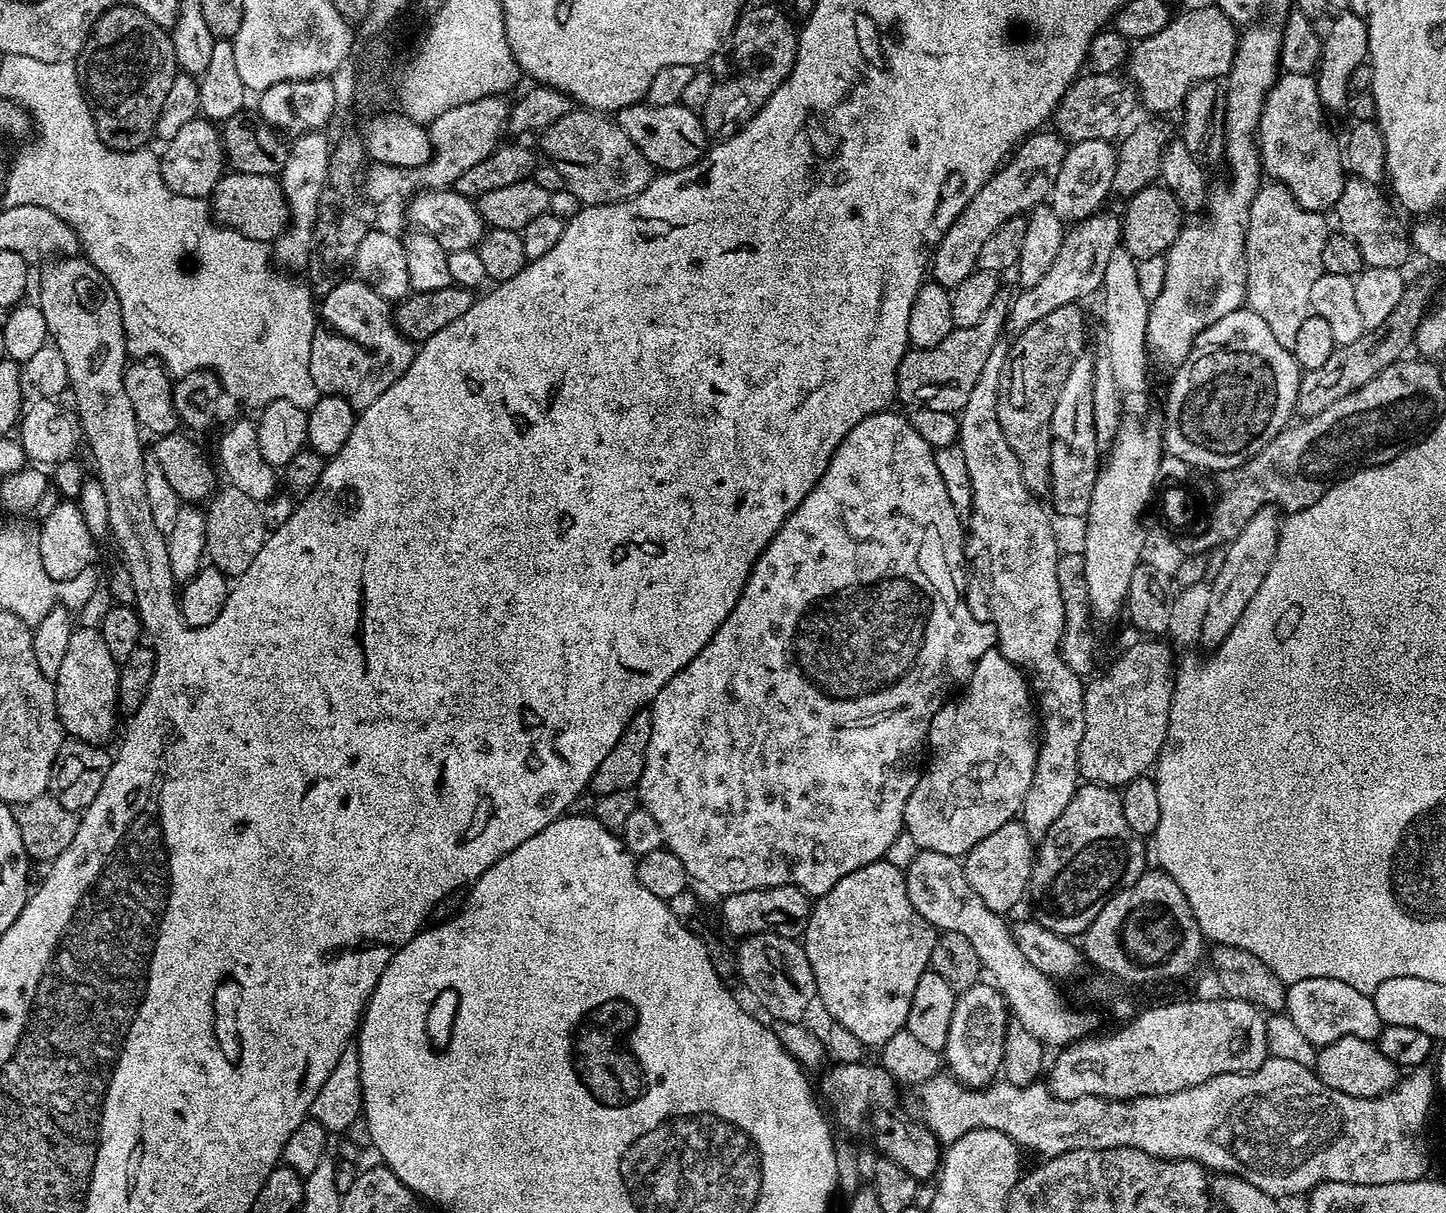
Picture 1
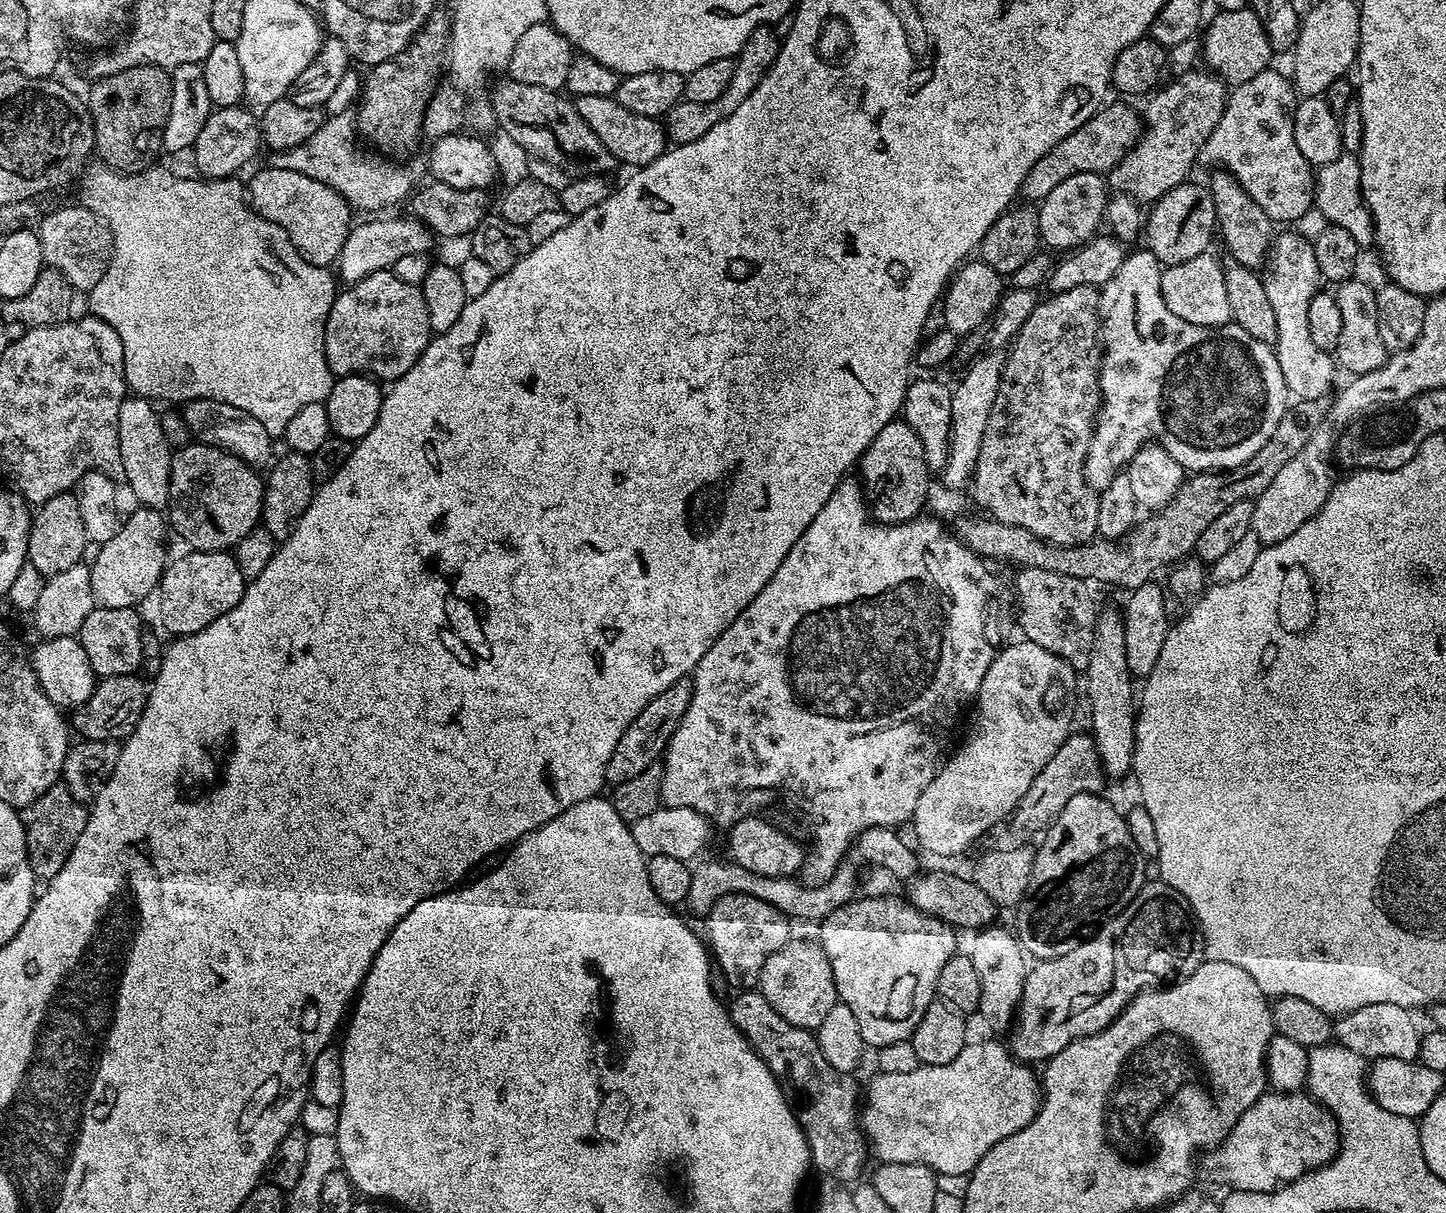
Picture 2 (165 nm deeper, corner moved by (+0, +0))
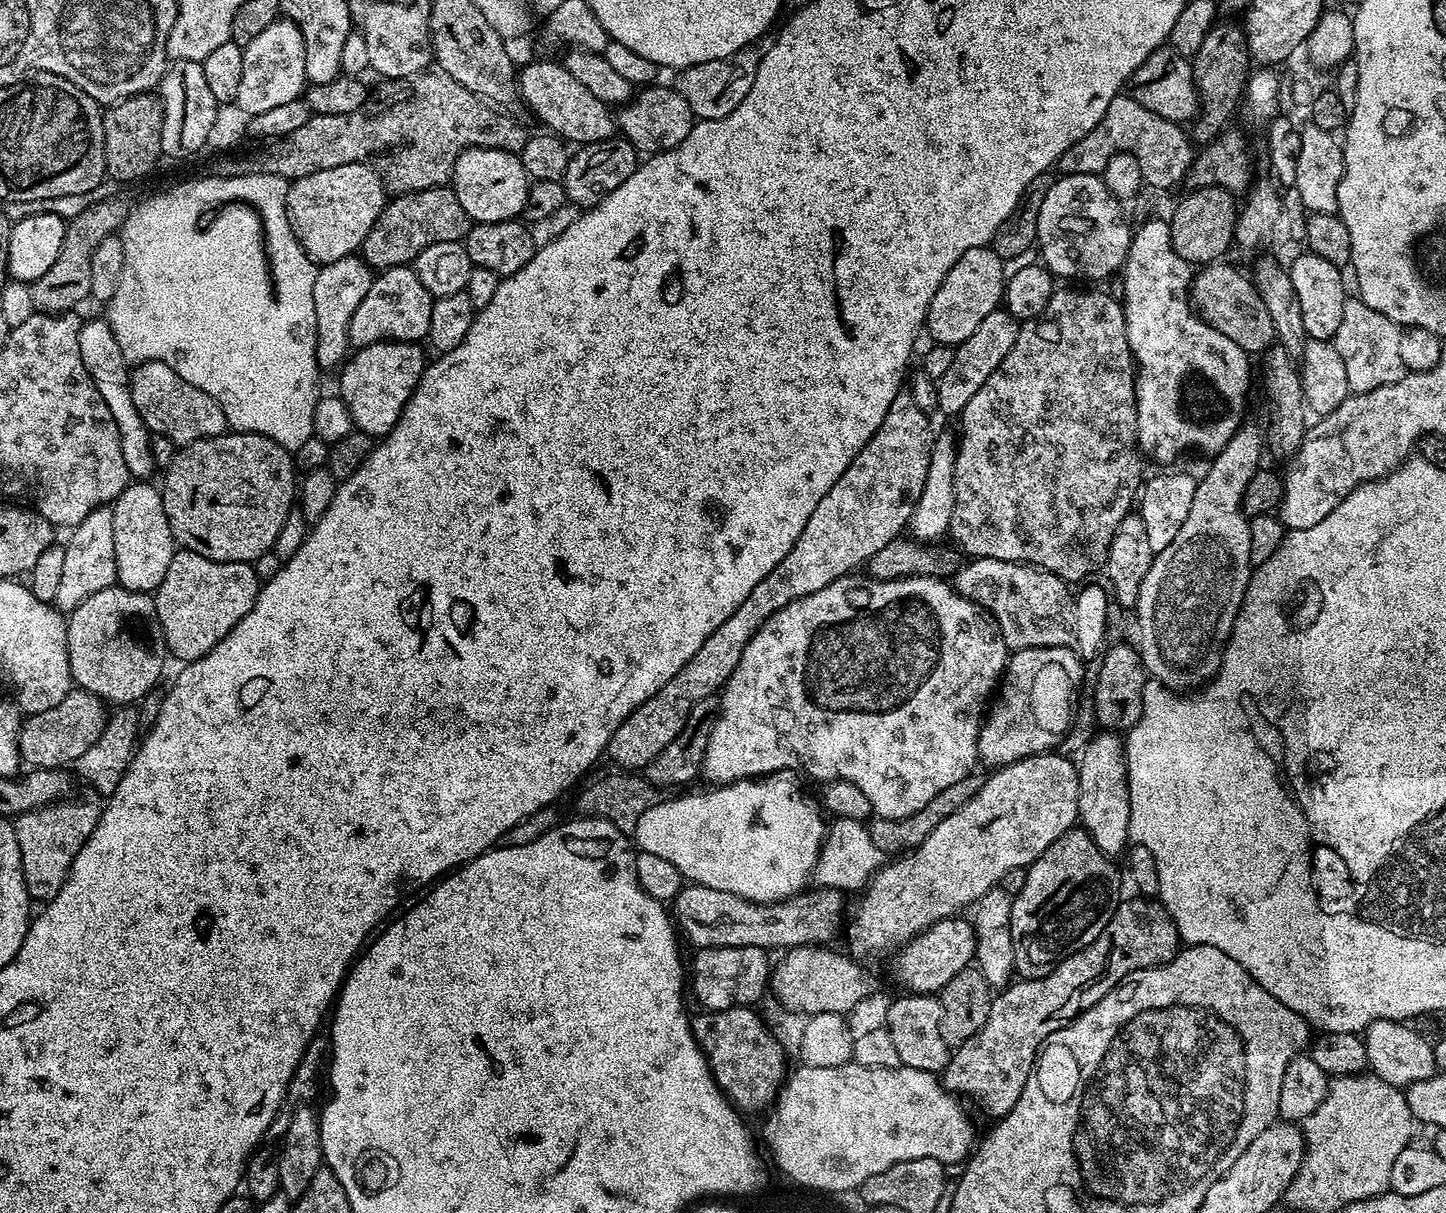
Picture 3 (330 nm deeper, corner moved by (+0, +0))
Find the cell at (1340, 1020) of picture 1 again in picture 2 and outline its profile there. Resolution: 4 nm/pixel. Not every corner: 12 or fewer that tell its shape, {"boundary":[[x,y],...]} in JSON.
{"boundary":[[1394,1002],[1345,1012],[1335,1043],[1365,1061],[1420,1055],[1421,1029]]}

